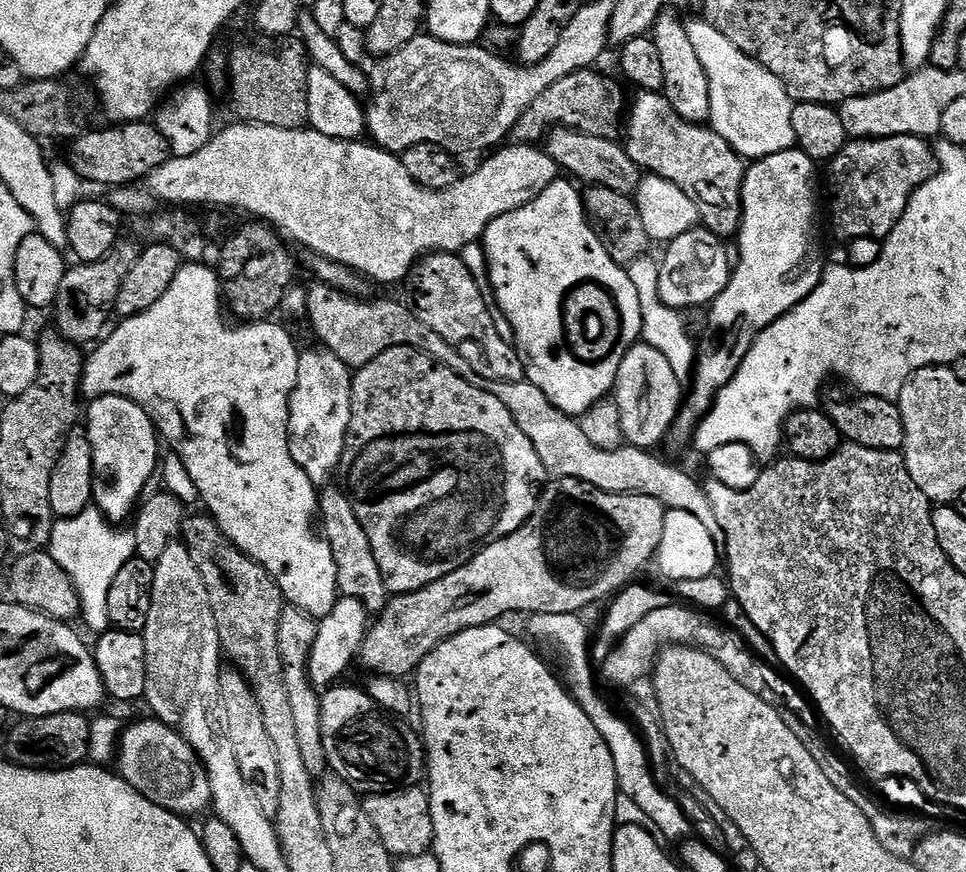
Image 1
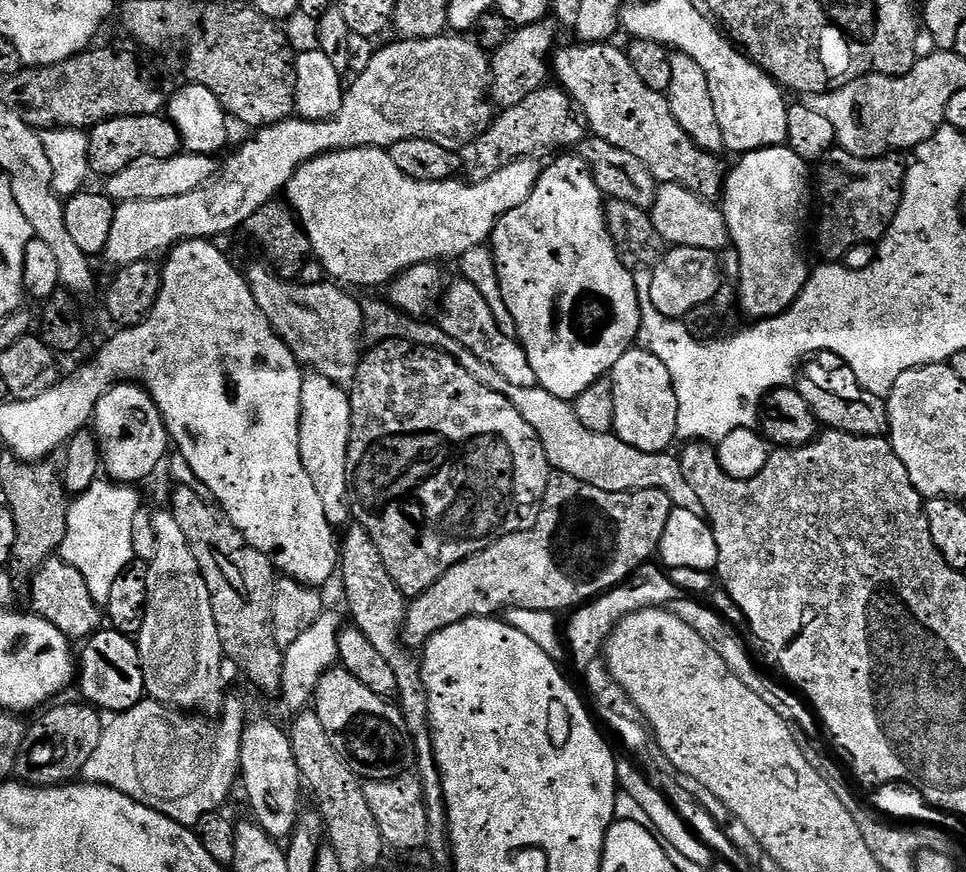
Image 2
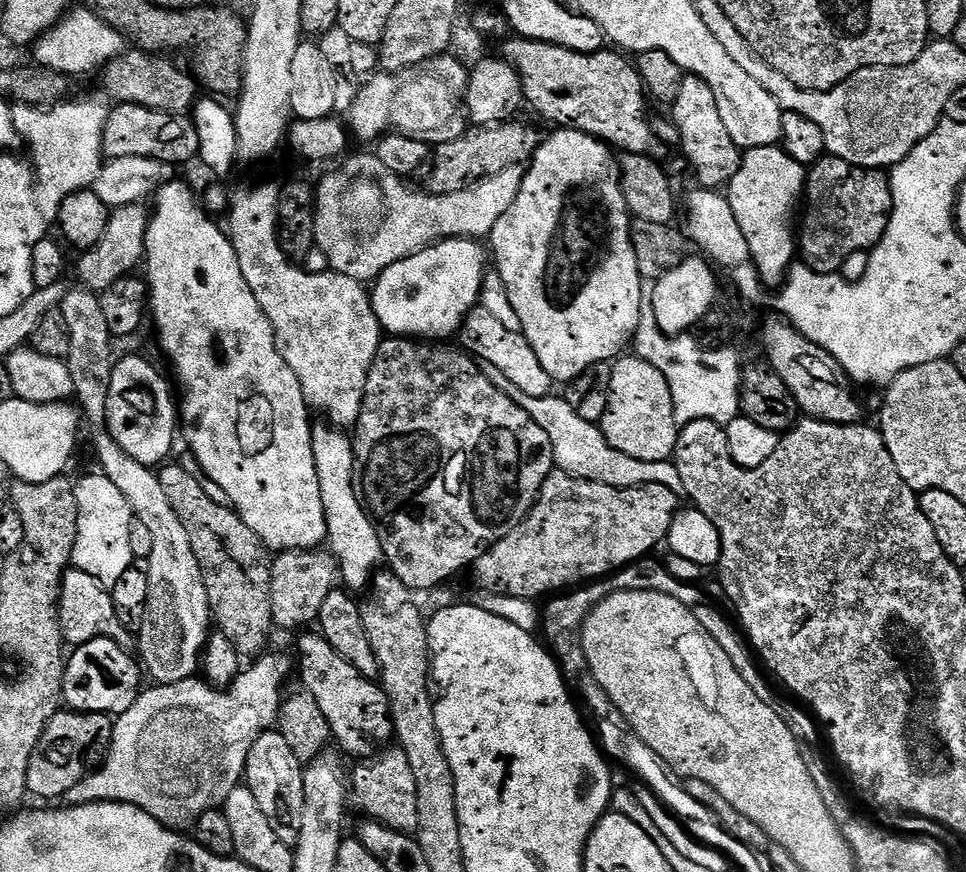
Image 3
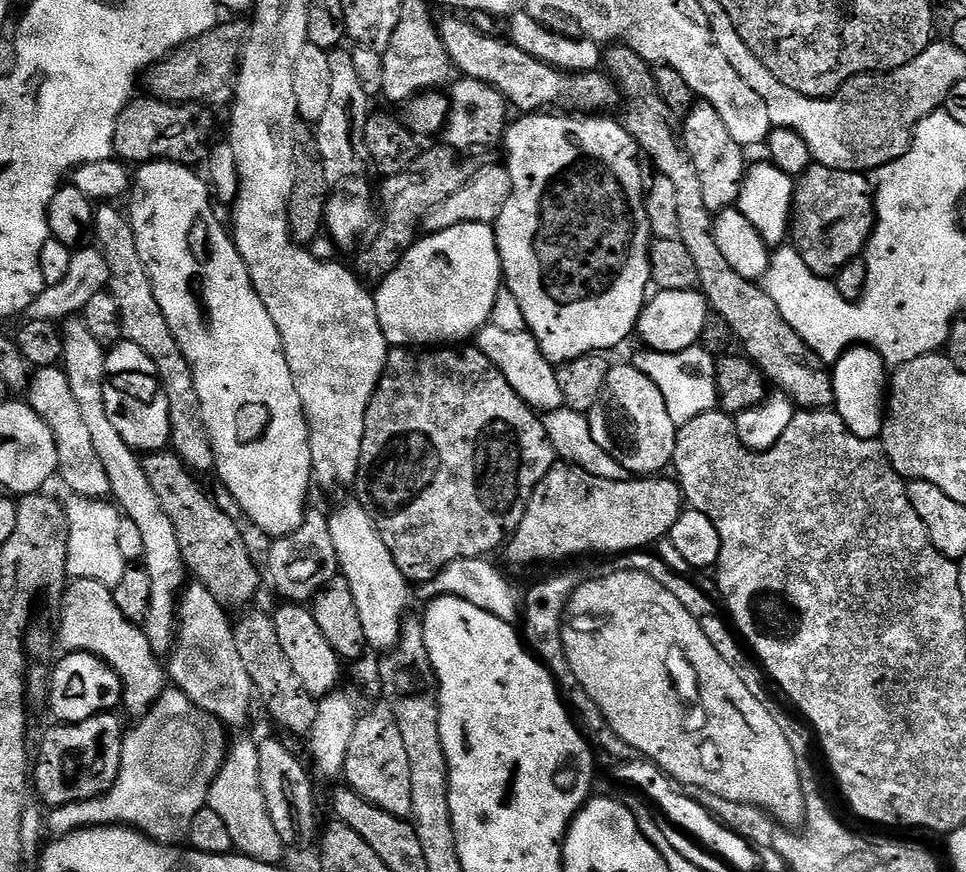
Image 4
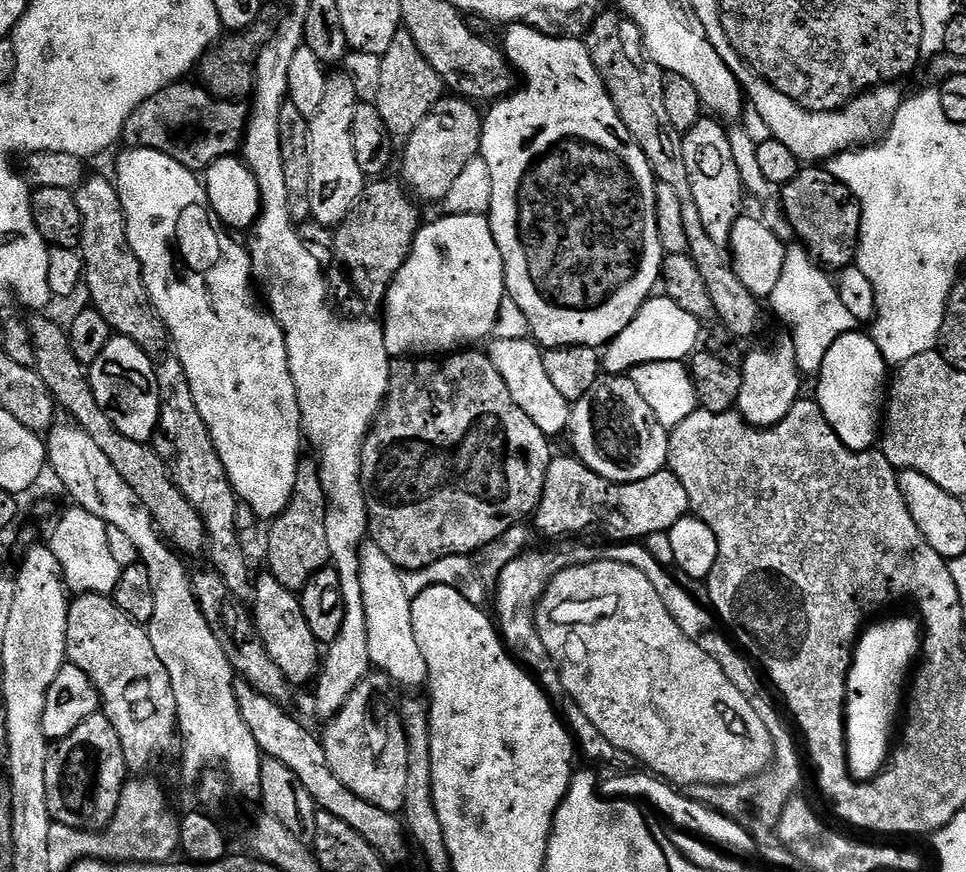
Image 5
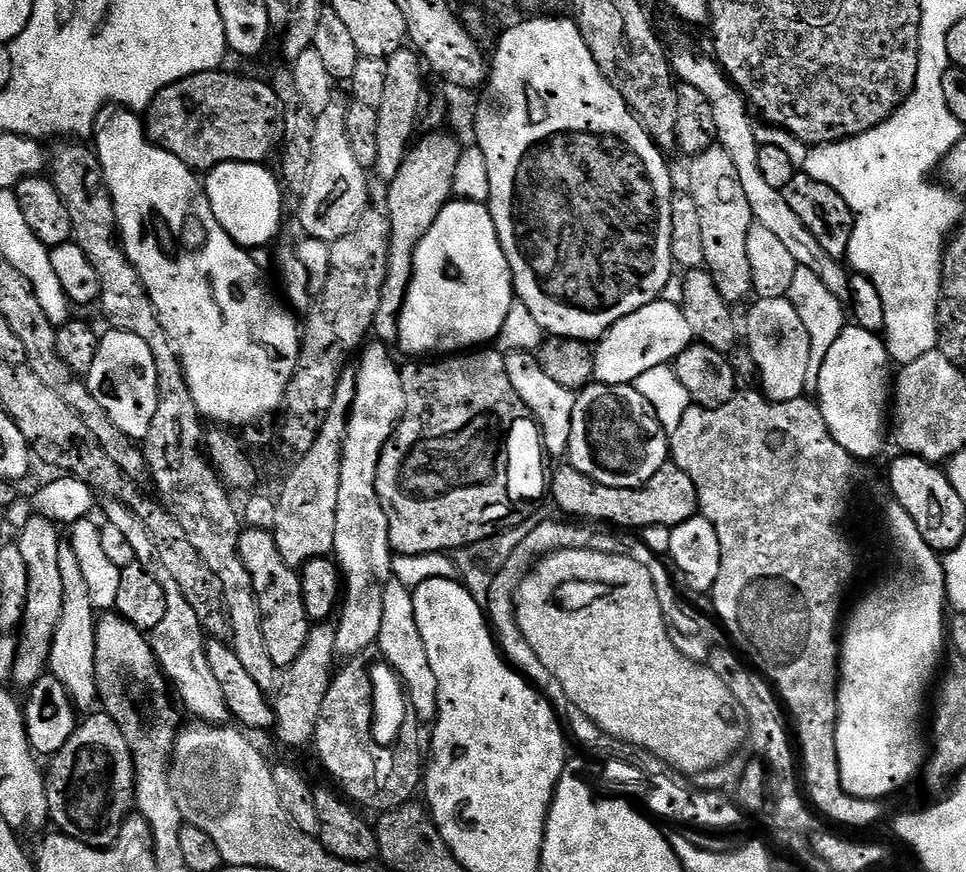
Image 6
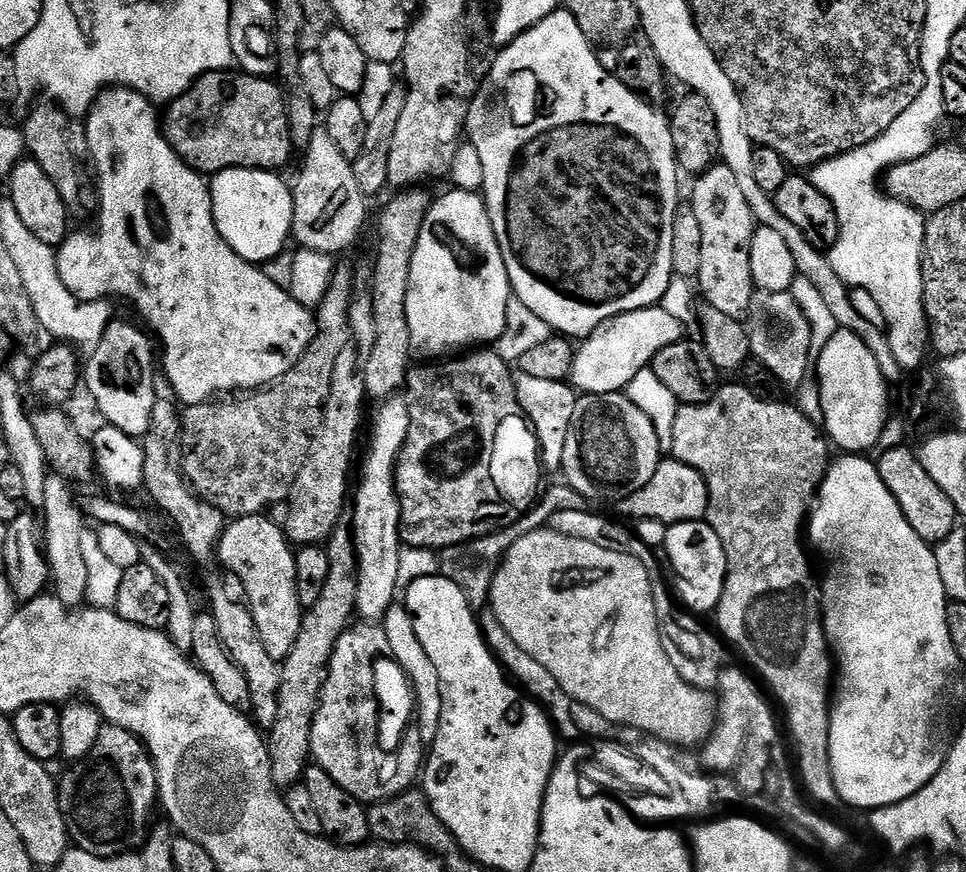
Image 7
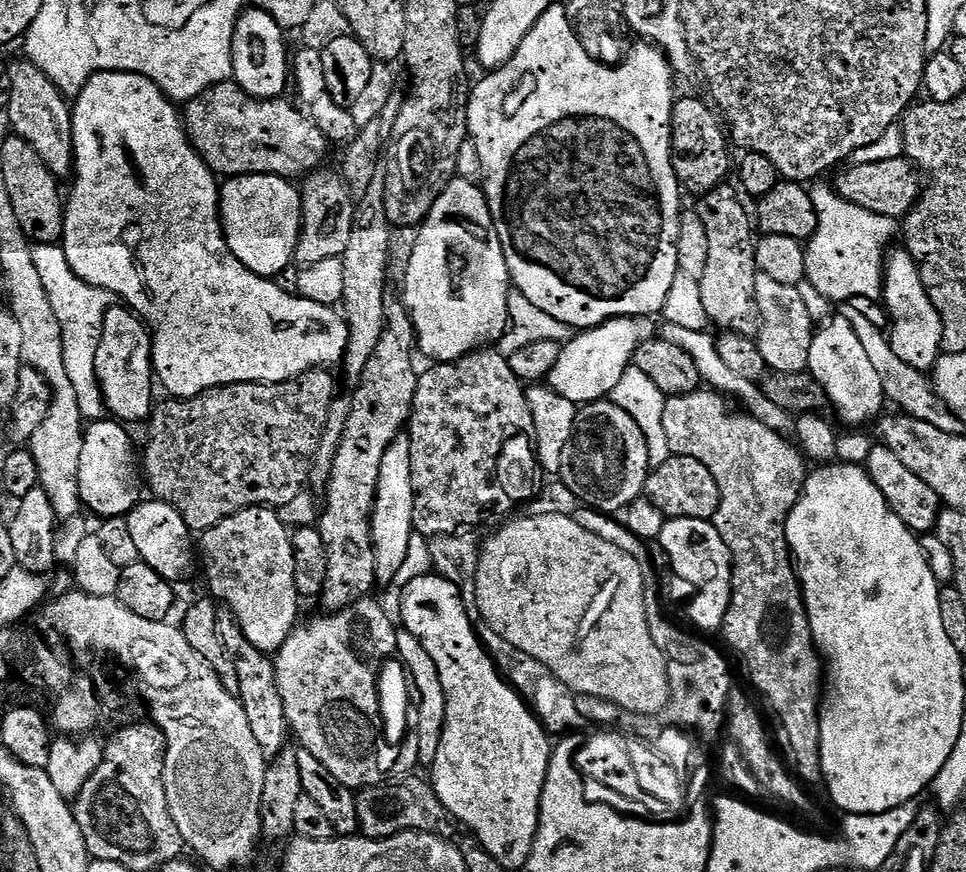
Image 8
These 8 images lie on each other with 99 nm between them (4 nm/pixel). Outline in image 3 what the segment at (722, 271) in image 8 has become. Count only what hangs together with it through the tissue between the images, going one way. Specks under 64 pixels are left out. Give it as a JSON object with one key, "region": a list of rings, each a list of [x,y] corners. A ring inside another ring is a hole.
{"region":[[[686,74],[682,78],[682,84],[678,89],[678,98],[670,105],[670,119],[676,126],[678,133],[678,144],[684,147],[684,156],[696,167],[696,180],[701,189],[720,190],[723,189],[738,174],[738,166],[742,159],[742,149],[730,138],[726,126],[722,126],[722,114],[718,114],[718,98],[714,98],[714,90],[702,82],[702,78]]]}

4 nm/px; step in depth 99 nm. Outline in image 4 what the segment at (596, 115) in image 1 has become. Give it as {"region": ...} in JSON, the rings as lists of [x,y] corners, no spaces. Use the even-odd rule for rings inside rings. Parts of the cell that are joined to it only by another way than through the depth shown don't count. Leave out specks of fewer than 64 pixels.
{"region":[[[441,146],[441,148],[425,147],[420,155],[414,158],[414,162],[410,162],[410,166],[406,166],[406,170],[402,170],[402,174],[385,176],[379,181],[380,200],[378,196],[378,204],[379,207],[380,204],[384,207],[384,221],[380,224],[380,233],[364,249],[361,247],[355,253],[357,256],[354,271],[361,281],[369,282],[368,280],[373,280],[373,282],[379,282],[390,275],[399,264],[401,253],[416,243],[418,229],[423,225],[424,217],[427,216],[428,211],[434,206],[438,206],[438,202],[446,202],[446,198],[450,198],[450,194],[458,194],[458,190],[462,190],[462,186],[466,186],[466,182],[470,182],[470,178],[478,170],[478,164],[475,164],[472,160],[460,160],[460,156],[461,153],[457,149],[447,146]]]}

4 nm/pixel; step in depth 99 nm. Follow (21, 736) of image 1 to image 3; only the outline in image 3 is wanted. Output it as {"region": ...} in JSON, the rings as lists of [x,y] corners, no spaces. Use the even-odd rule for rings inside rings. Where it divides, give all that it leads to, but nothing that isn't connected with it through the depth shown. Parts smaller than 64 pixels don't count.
{"region":[[[61,710],[46,726],[42,738],[38,738],[38,746],[34,746],[34,754],[30,754],[30,766],[26,774],[28,792],[41,796],[41,801],[56,802],[66,794],[66,790],[74,790],[78,782],[82,782],[89,772],[100,767],[108,756],[108,747],[112,741],[113,717],[102,712],[73,712]]]}

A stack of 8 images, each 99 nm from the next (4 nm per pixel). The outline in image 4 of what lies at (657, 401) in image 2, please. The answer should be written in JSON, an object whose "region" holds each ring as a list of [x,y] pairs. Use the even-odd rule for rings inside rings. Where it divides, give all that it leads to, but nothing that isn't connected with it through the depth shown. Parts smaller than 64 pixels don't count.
{"region":[[[631,362],[613,363],[609,367],[606,386],[587,417],[594,442],[598,442],[598,446],[606,450],[606,454],[614,458],[614,462],[618,462],[618,466],[622,466],[625,473],[636,478],[648,478],[653,474],[663,473],[660,471],[672,464],[678,425],[670,418],[670,410],[666,410],[666,398],[662,398],[662,390],[658,390],[658,386],[654,386],[654,382],[650,382],[650,378]]]}

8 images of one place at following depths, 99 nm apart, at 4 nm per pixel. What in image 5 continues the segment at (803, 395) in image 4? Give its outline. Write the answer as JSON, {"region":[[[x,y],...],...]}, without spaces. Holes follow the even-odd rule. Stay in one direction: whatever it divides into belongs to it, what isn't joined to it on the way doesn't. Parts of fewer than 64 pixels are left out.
{"region":[[[619,10],[601,11],[592,29],[586,35],[590,62],[598,70],[622,122],[626,122],[626,130],[642,146],[642,154],[646,154],[646,162],[650,162],[652,172],[661,184],[674,186],[678,198],[682,198],[682,218],[686,226],[688,242],[687,255],[691,256],[694,266],[702,273],[706,281],[706,290],[710,290],[710,302],[714,302],[715,319],[721,320],[723,327],[733,337],[752,336],[760,328],[764,316],[760,313],[761,301],[733,272],[726,254],[716,242],[706,234],[706,226],[702,226],[702,218],[698,215],[698,206],[692,200],[690,178],[686,174],[686,162],[682,158],[682,134],[674,130],[670,117],[666,115],[666,94],[664,93],[664,69],[659,68],[644,49],[642,30],[629,16]]]}

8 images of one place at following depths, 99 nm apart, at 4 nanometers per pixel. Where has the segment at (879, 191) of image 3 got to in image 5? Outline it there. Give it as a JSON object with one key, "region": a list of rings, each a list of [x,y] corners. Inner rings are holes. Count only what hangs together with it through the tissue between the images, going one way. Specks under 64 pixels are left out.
{"region":[[[801,167],[800,173],[789,184],[783,185],[779,197],[795,239],[803,245],[815,263],[828,270],[841,270],[855,261],[856,245],[860,243],[860,204],[846,185],[828,173],[827,167]]]}

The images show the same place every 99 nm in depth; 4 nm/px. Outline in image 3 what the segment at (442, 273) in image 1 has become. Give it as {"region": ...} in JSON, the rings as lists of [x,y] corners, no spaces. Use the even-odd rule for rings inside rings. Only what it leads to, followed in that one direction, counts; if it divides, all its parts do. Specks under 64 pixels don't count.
{"region":[[[481,306],[473,308],[472,313],[465,318],[464,324],[460,327],[458,344],[481,365],[489,364],[502,370],[502,374],[506,374],[506,378],[510,378],[510,382],[514,382],[514,386],[522,390],[522,394],[530,394],[530,398],[553,395],[554,381],[550,378],[550,374],[546,374],[546,370],[542,370],[542,362],[538,362],[538,354],[534,354],[523,332],[506,330],[490,310]]]}

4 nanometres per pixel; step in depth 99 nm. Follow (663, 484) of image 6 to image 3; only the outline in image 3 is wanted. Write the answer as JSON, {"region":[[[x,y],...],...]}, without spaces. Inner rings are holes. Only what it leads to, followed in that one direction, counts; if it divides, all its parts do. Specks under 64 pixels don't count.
{"region":[[[559,470],[553,471],[541,486],[532,511],[524,517],[522,523],[510,534],[506,534],[506,538],[490,546],[486,554],[476,559],[476,580],[484,587],[485,593],[535,602],[540,600],[539,596],[548,598],[573,586],[584,586],[589,582],[599,581],[619,568],[645,559],[649,554],[655,553],[652,551],[659,544],[663,545],[667,541],[672,517],[678,511],[676,500],[677,493],[670,491],[666,486],[651,484],[640,488],[615,488],[602,486],[602,482],[579,480]]]}

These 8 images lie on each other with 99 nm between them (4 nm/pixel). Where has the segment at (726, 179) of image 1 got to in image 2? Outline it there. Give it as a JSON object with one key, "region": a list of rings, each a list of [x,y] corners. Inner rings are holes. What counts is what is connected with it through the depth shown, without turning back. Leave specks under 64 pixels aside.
{"region":[[[580,42],[575,45],[577,48],[561,47],[550,60],[555,83],[572,99],[591,135],[626,150],[626,154],[634,154],[634,158],[650,170],[657,185],[677,184],[703,200],[719,201],[726,179],[726,168],[720,165],[721,157],[696,146],[682,126],[678,126],[667,95],[645,86],[642,78],[634,74],[627,51],[614,45],[612,42]]]}

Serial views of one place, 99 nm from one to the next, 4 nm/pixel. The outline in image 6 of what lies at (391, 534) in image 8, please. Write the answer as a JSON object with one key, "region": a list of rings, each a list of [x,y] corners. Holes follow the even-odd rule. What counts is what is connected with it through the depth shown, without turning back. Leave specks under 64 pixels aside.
{"region":[[[372,342],[359,353],[356,393],[352,413],[348,416],[348,434],[344,438],[344,457],[340,463],[338,514],[332,547],[342,577],[342,607],[335,621],[336,654],[340,658],[362,654],[379,641],[384,585],[393,575],[394,553],[386,510],[382,510],[376,489],[376,471],[384,444],[404,416],[404,387],[400,368],[387,351],[391,352],[383,343]]]}

